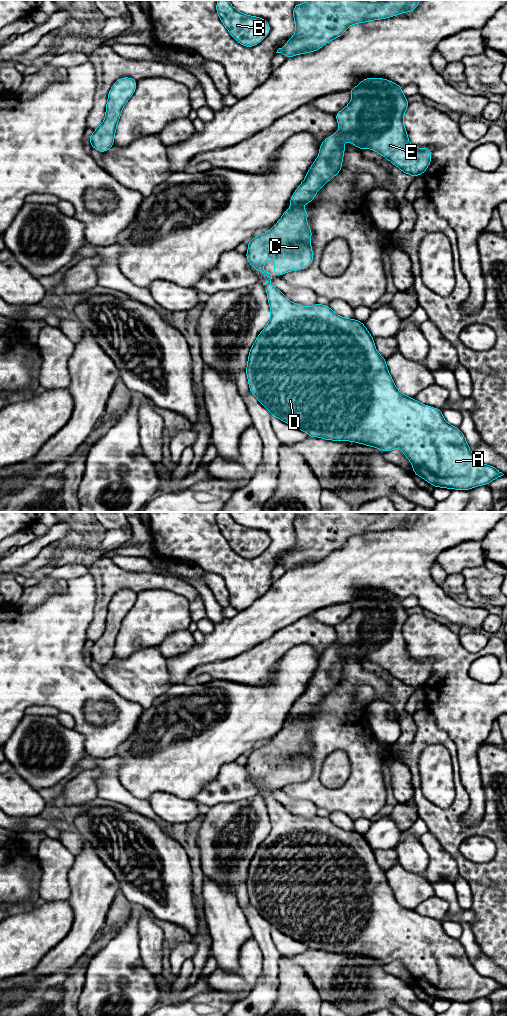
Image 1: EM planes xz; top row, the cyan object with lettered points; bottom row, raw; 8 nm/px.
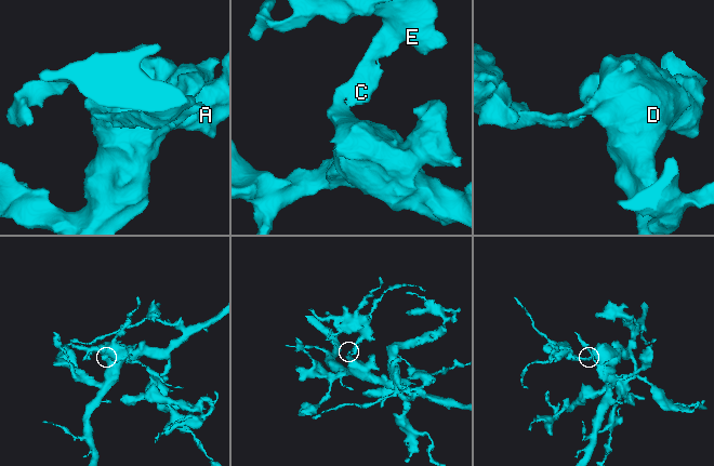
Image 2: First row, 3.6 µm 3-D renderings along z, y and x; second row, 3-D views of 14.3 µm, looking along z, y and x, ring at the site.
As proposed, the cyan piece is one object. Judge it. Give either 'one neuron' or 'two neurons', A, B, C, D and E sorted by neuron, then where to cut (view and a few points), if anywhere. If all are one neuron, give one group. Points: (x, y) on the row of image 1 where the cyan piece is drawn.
one neuron | A B C D E | no cut

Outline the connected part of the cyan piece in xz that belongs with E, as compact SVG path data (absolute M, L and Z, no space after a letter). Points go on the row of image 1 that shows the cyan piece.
M366 78L363 79L357 87L350 89L349 92L353 96L352 101L343 110L335 114L339 125L339 131L336 134L329 136L321 143L317 159L310 167L304 181L298 186L298 189L293 193L293 195L290 198L290 203L292 205L291 208L289 210L284 210L281 219L271 228L270 231L256 236L247 243L249 250L245 254L249 264L253 266L257 271L261 272L263 274L263 277L266 279L266 282L263 283L263 285L267 286L266 294L268 298L268 303L270 305L270 311L272 314L267 326L260 332L249 352L246 374L248 377L250 392L255 395L259 402L272 414L273 417L277 417L283 422L306 432L309 435L309 437L320 437L325 440L334 441L352 441L378 448L384 452L389 452L395 448L400 448L403 451L404 455L407 457L407 459L412 463L413 473L419 475L428 483L432 484L434 487L442 487L457 490L470 490L479 485L488 485L492 480L501 477L504 474L493 466L480 463L475 458L475 456L469 449L468 443L463 433L460 431L459 428L450 425L444 420L442 411L440 409L421 404L414 398L403 395L396 388L394 381L388 372L386 359L384 359L377 352L374 345L374 338L369 334L368 330L364 326L364 323L355 319L343 318L334 313L328 305L321 305L316 303L312 307L304 307L302 305L295 304L289 301L279 289L275 288L271 284L272 274L269 272L265 272L263 269L263 265L268 258L272 259L275 263L276 276L282 276L288 271L298 271L302 268L305 269L311 265L313 261L313 251L310 244L312 232L310 226L304 221L306 218L309 217L309 213L305 211L301 207L301 205L311 202L315 198L316 192L319 189L321 189L331 178L333 178L336 174L340 172L342 168L343 155L345 153L345 149L343 146L344 140L347 142L352 142L360 150L363 150L364 148L370 148L376 151L378 154L381 154L382 156L387 158L392 164L399 167L402 172L412 175L413 177L422 175L431 163L432 149L430 147L415 148L409 143L407 131L403 123L403 115L407 110L409 103L407 102L407 97L405 97L402 94L402 86L399 86L396 83L393 83L383 78Z

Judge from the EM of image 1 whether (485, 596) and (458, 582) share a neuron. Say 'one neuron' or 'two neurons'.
one neuron

